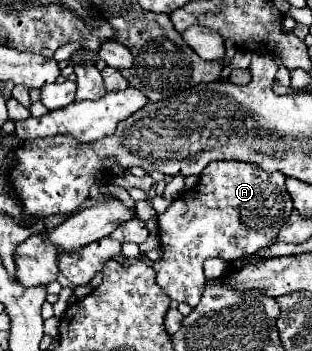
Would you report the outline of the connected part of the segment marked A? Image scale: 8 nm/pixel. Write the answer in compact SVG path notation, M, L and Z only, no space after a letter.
M211 162L197 188L185 190L159 216L159 240L163 256L153 262L157 284L177 302L195 308L201 300L205 274L203 262L211 256L233 262L243 254L255 254L269 246L271 238L291 214L293 200L285 188L283 172L263 172L257 164Z

